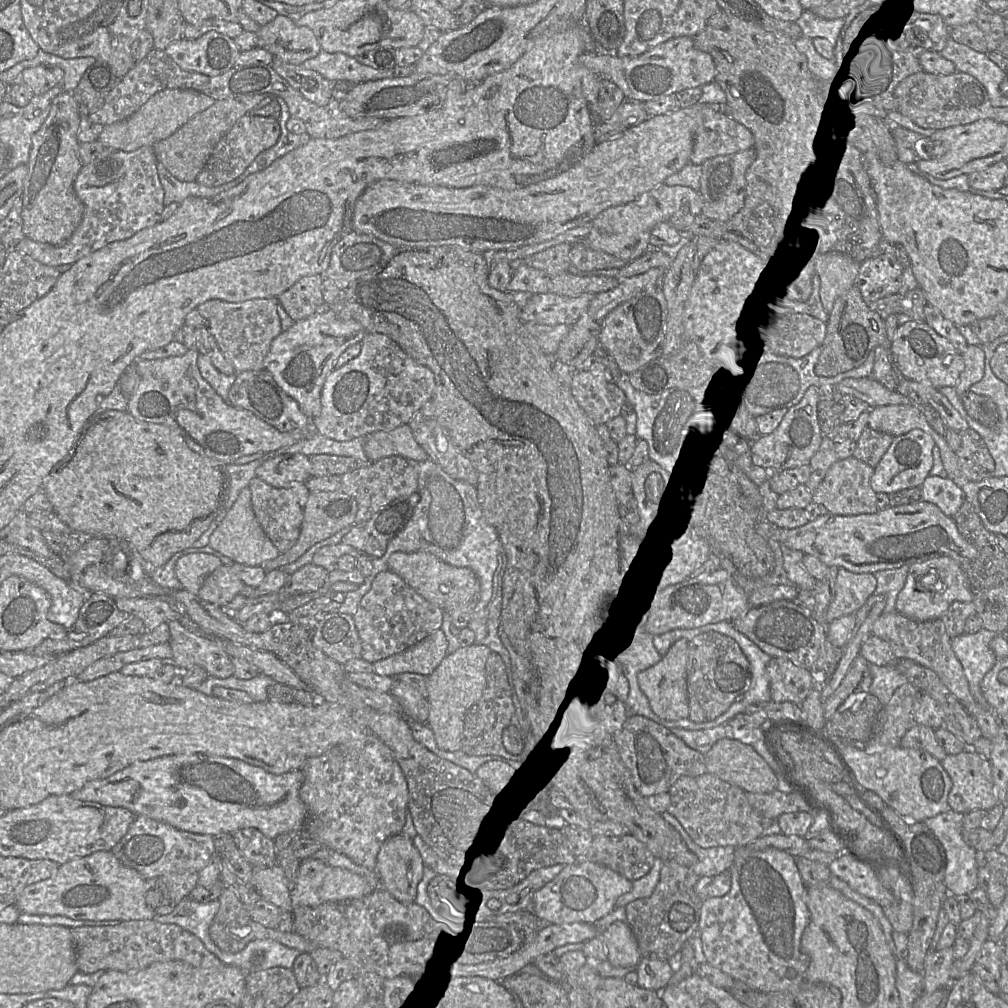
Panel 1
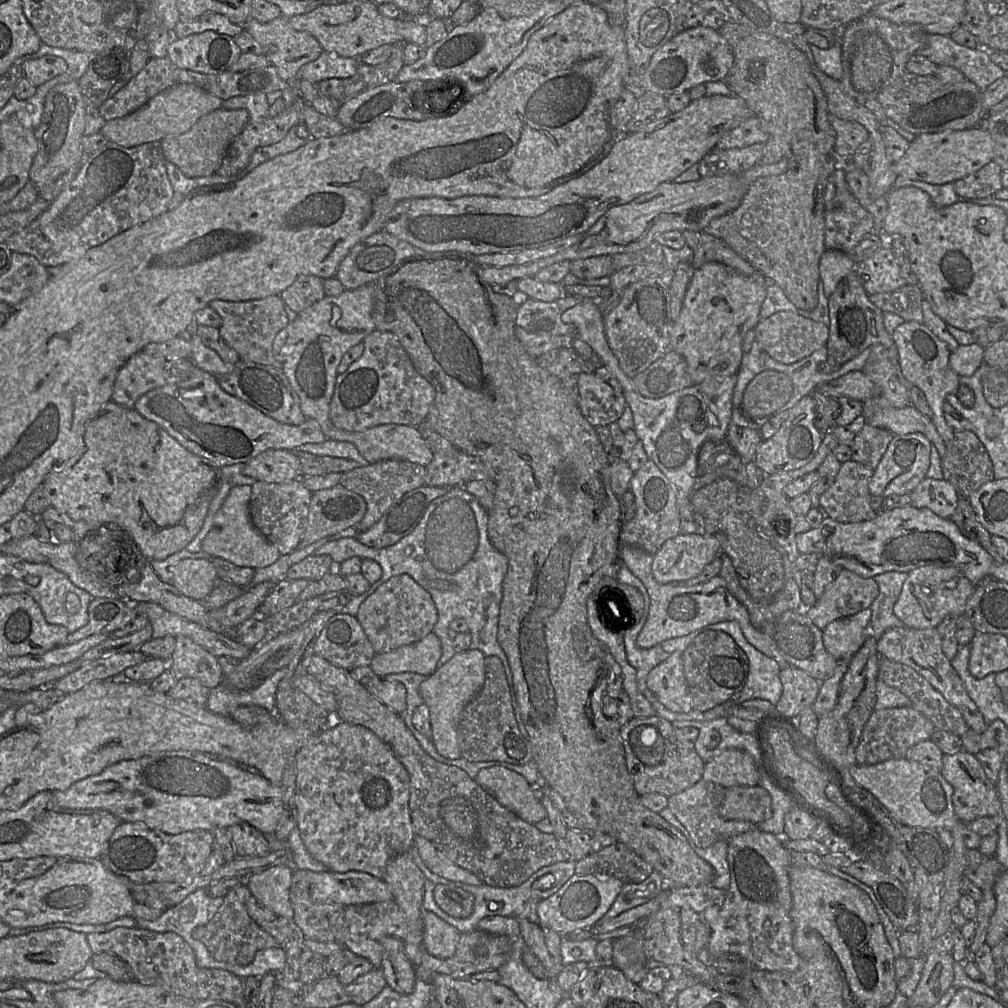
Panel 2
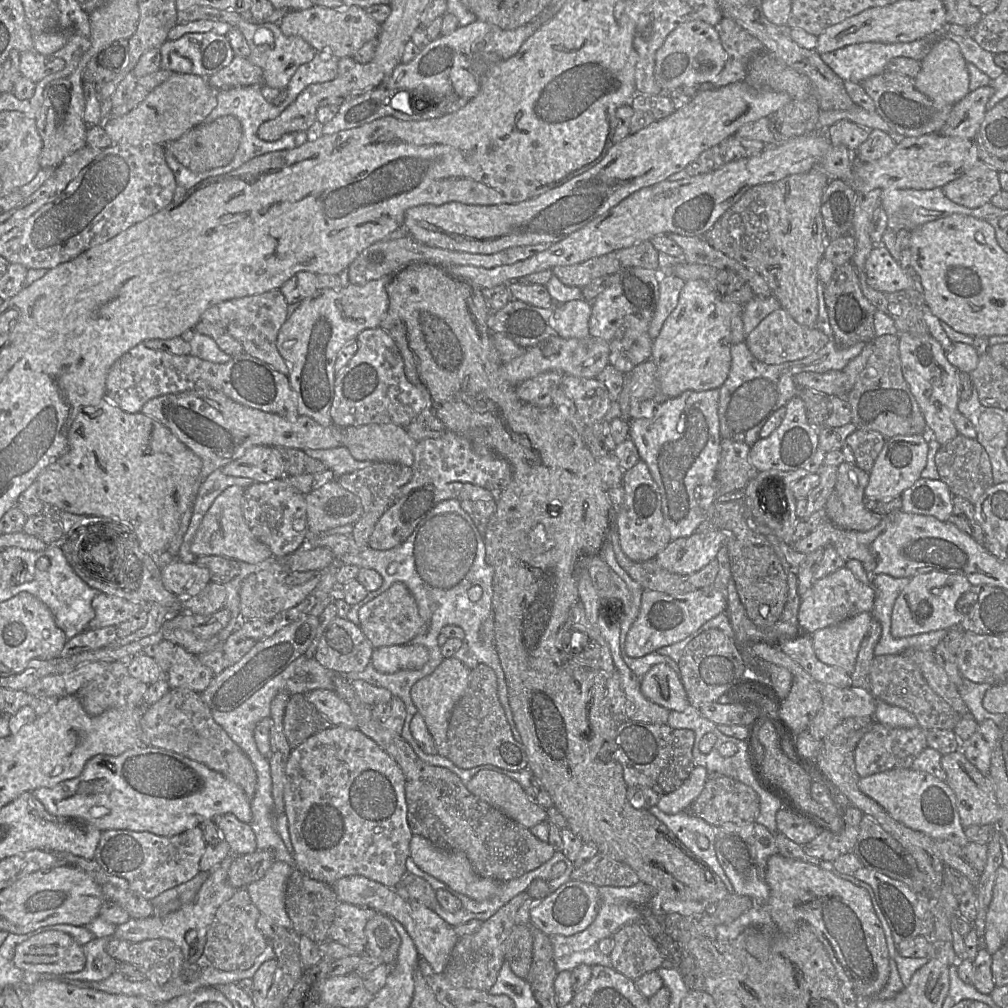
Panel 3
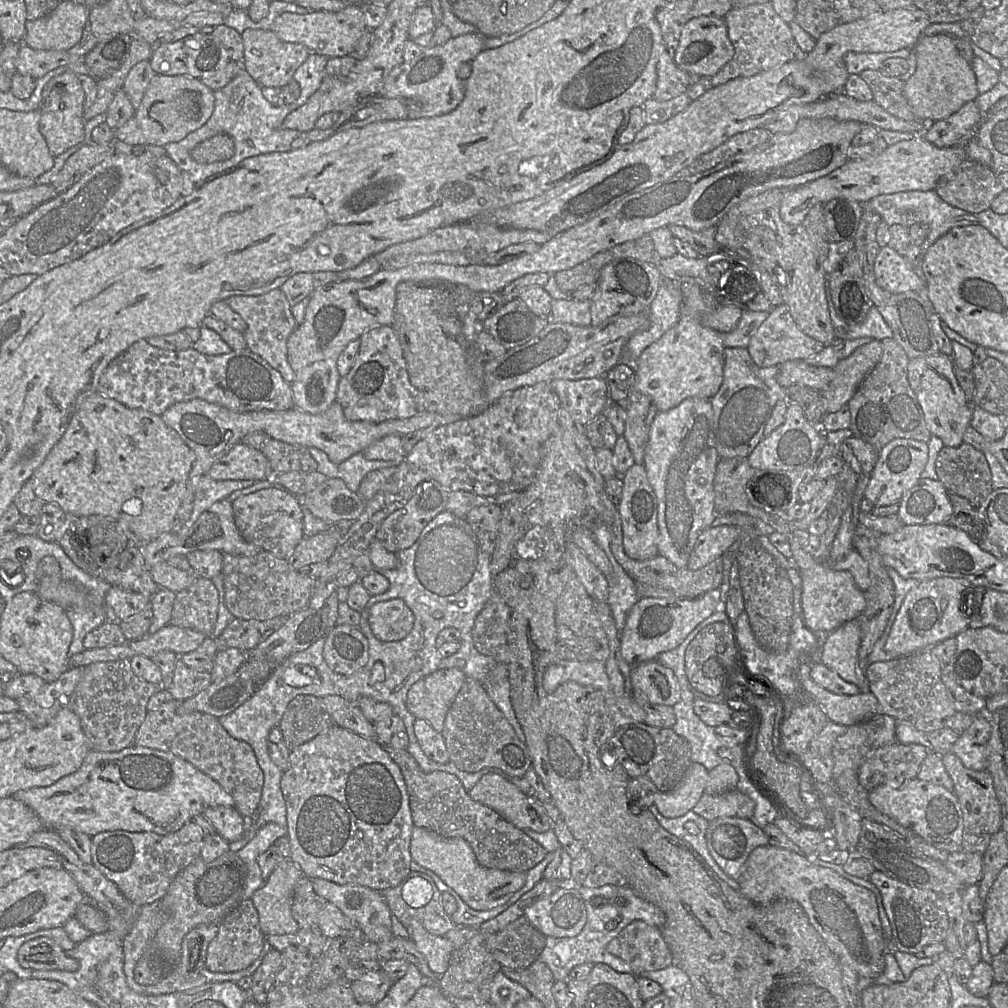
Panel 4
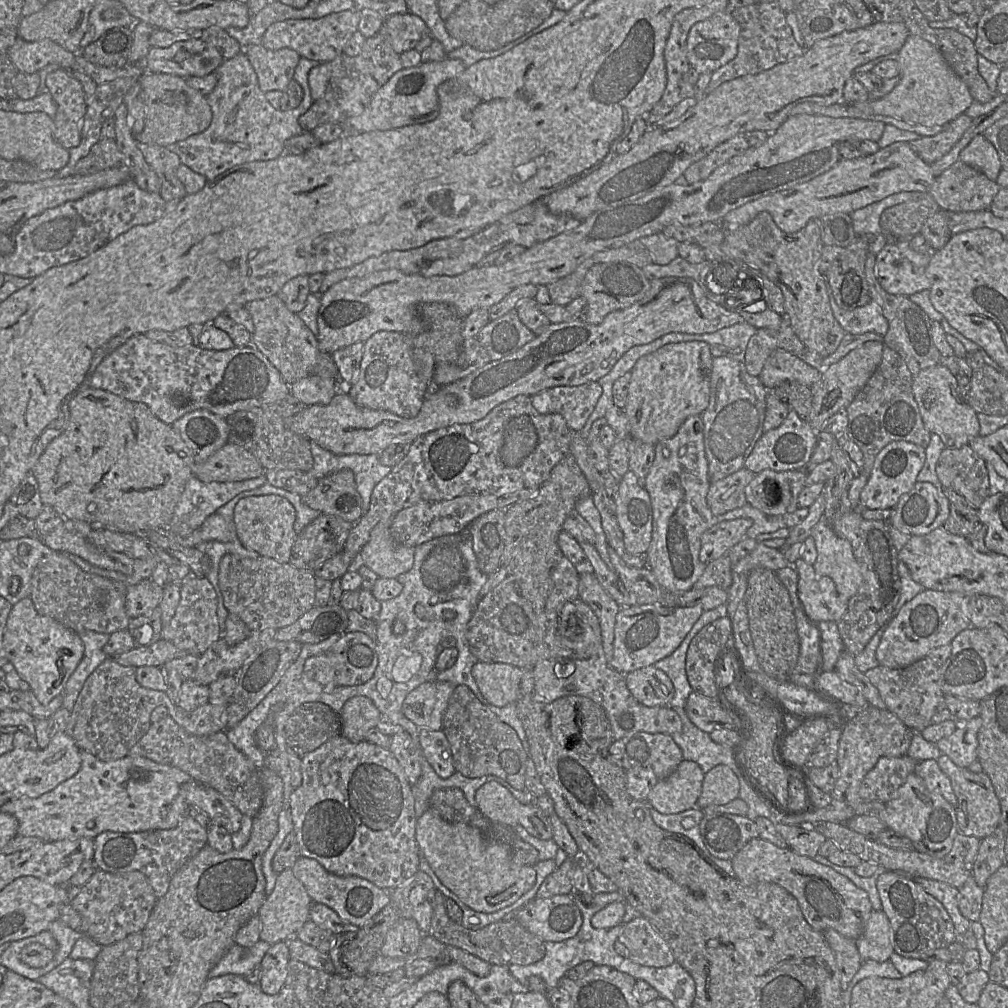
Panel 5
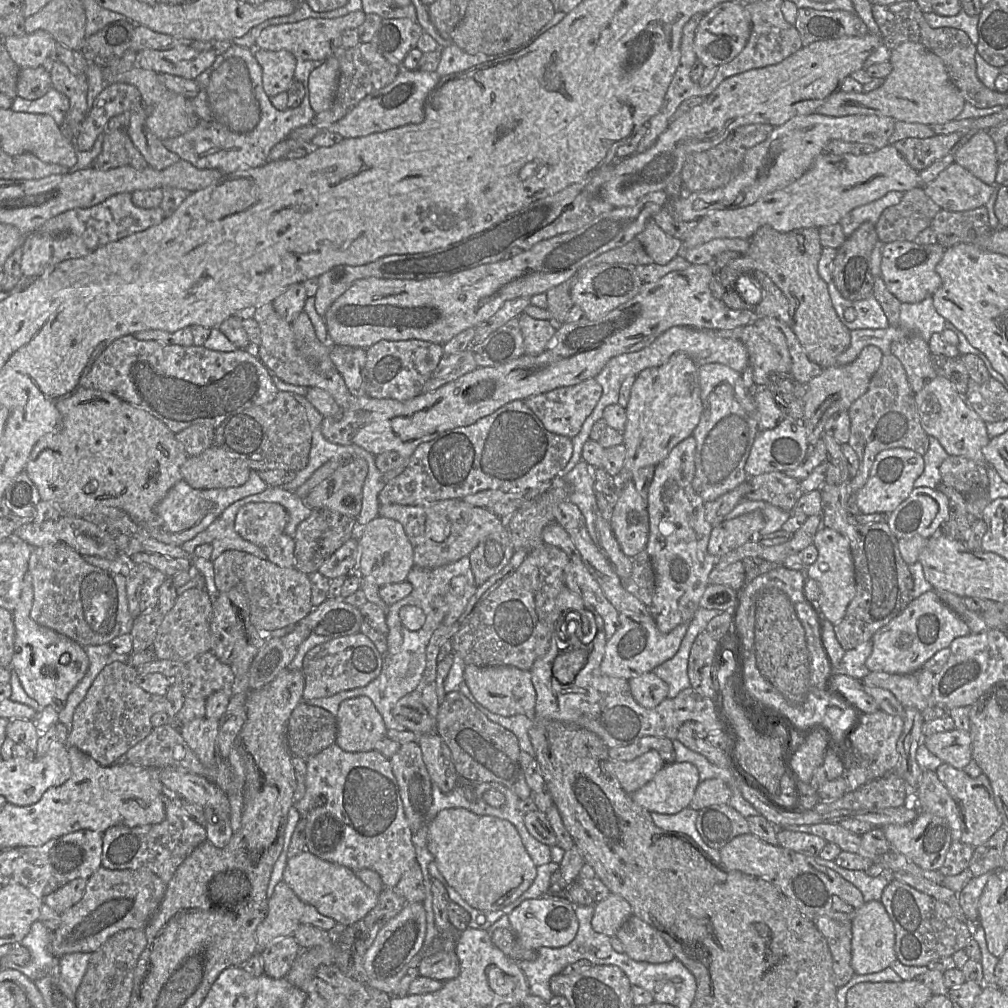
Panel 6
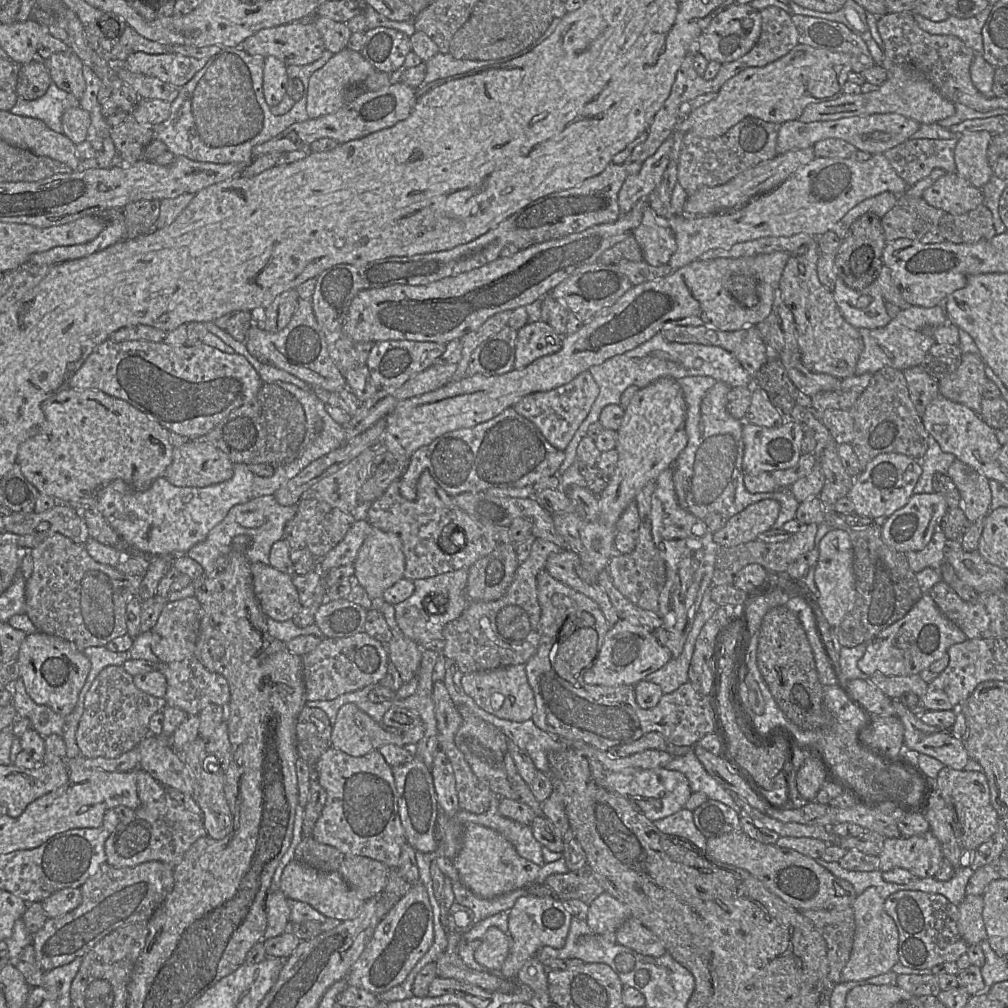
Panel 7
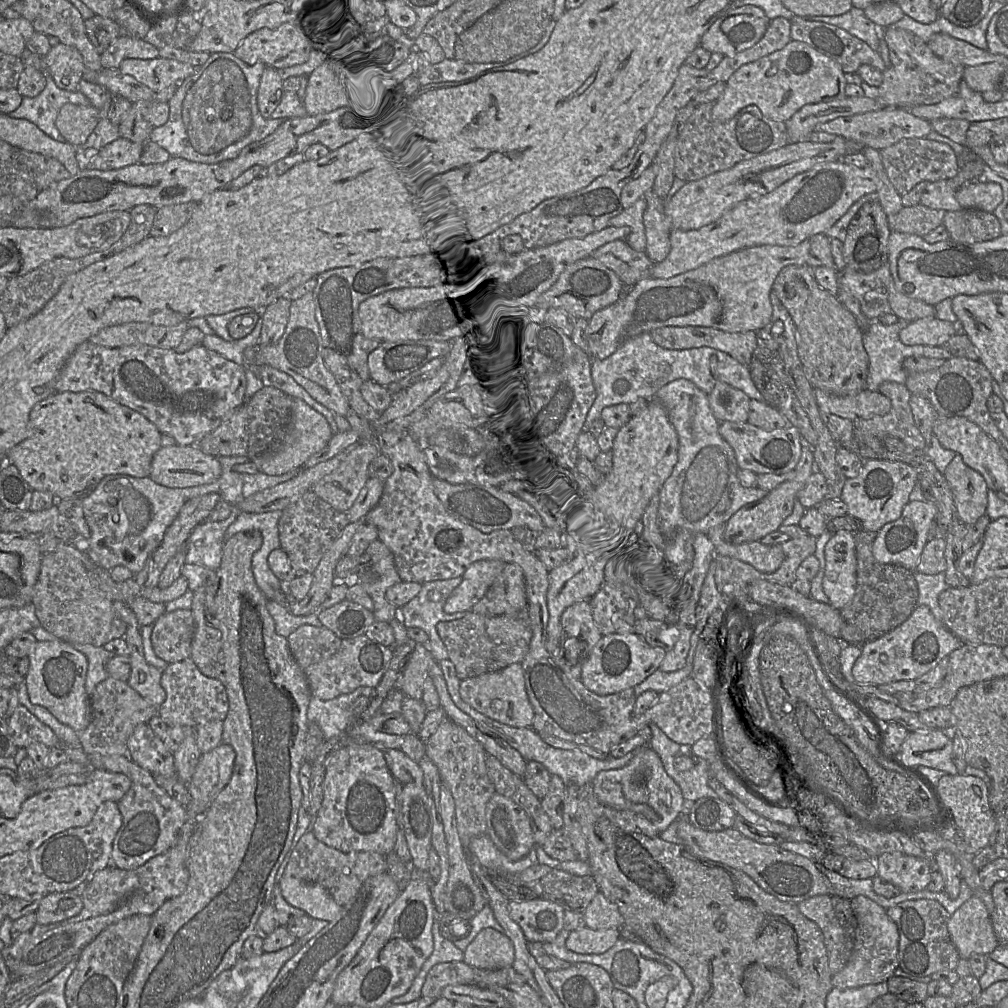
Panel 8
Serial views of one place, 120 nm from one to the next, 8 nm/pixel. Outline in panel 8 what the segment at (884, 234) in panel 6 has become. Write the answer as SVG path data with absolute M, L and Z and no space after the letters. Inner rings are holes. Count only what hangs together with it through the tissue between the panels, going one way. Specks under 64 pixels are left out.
M918 203L910 207L902 207L900 211L888 217L890 231L915 234L924 237L942 224L946 211L931 209Z

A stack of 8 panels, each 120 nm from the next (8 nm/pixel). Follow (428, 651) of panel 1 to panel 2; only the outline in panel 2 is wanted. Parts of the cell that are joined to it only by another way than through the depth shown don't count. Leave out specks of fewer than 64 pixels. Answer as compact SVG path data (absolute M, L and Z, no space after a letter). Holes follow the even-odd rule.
M430 632L422 639L385 653L375 653L370 667L378 677L413 672L429 676L437 669L442 655L440 639Z

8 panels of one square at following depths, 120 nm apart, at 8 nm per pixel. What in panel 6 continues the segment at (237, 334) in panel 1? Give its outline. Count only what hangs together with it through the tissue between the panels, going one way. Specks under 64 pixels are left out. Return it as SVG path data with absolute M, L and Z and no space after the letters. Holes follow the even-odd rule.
M267 303L250 312L261 330L261 342L256 347L258 358L282 381L306 387L315 387L327 391L341 409L348 406L350 392L338 370L322 370L310 364L298 352L291 324L286 322L274 309L272 303Z

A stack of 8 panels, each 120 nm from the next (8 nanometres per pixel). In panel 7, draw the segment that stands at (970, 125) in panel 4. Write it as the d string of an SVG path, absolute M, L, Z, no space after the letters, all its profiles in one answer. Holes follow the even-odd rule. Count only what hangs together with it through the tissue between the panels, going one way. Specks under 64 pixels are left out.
M958 138L908 139L883 154L895 172L912 186L927 177L934 169L956 172L954 151Z

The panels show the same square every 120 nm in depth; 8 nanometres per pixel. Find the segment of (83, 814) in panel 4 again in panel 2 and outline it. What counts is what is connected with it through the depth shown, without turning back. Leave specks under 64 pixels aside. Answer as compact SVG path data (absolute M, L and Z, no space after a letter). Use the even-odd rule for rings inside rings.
M165 751L144 756L135 760L120 761L106 767L100 774L92 775L75 782L65 791L52 792L53 802L62 808L103 809L119 818L122 822L141 823L148 828L156 829L170 835L176 835L193 830L205 830L211 832L215 828L228 828L241 822L247 822L263 835L273 835L273 832L276 830L283 813L283 793L280 786L271 784L257 771L245 768L226 759L217 758L215 756L208 756L196 751Z

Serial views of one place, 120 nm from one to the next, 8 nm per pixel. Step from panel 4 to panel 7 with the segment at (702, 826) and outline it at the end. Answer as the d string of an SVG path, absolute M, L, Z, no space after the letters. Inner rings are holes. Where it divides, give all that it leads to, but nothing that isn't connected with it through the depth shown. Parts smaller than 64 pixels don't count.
M686 808L663 819L656 820L653 824L664 834L687 839L701 850L706 849L707 838L695 826L693 812Z

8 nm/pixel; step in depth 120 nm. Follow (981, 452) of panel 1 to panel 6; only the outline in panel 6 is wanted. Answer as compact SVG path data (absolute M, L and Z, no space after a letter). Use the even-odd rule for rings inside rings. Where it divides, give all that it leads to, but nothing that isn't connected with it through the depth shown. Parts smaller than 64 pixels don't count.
M949 455L940 465L941 482L965 497L987 491L987 466L978 465L962 456Z

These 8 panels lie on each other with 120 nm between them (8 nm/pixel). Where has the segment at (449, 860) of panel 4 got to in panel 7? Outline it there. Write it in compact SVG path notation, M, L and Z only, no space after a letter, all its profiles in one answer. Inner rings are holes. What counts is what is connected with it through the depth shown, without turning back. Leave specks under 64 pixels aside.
M475 823L464 826L461 847L452 864L463 885L483 899L491 899L535 882L541 868L522 858L512 843L499 832Z

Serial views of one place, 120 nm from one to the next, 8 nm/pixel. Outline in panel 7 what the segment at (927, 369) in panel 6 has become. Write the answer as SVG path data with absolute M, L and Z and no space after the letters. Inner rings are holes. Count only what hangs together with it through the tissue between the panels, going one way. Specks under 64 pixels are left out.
M920 365L905 369L903 374L910 399L922 417L928 404L939 394L938 380L930 376Z

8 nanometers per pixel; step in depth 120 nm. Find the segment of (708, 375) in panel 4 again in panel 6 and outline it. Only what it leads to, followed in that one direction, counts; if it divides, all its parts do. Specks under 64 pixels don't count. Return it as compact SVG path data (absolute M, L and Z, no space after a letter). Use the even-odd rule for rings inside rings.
M678 352L664 365L644 369L636 376L625 409L627 421L622 432L625 461L621 471L613 477L616 494L632 480L637 470L656 466L678 443L692 435L703 411L699 367L688 355Z

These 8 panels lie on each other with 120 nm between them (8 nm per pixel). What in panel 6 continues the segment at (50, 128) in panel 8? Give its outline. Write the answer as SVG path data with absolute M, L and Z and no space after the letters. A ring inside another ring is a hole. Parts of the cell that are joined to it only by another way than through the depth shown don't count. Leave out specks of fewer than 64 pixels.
M50 87L46 94L36 100L26 100L19 96L15 97L12 100L10 109L14 112L47 114L54 119L58 126L61 126L69 106L68 97L55 88Z

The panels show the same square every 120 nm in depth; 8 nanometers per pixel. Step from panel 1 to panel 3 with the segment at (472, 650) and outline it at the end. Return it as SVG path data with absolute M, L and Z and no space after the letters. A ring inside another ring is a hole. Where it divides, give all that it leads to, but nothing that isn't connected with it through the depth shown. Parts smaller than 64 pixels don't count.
M455 657L444 658L442 663L429 675L416 681L410 695L417 712L421 714L431 734L437 754L447 758L449 746L447 740L448 725L452 710L466 691L471 670Z

